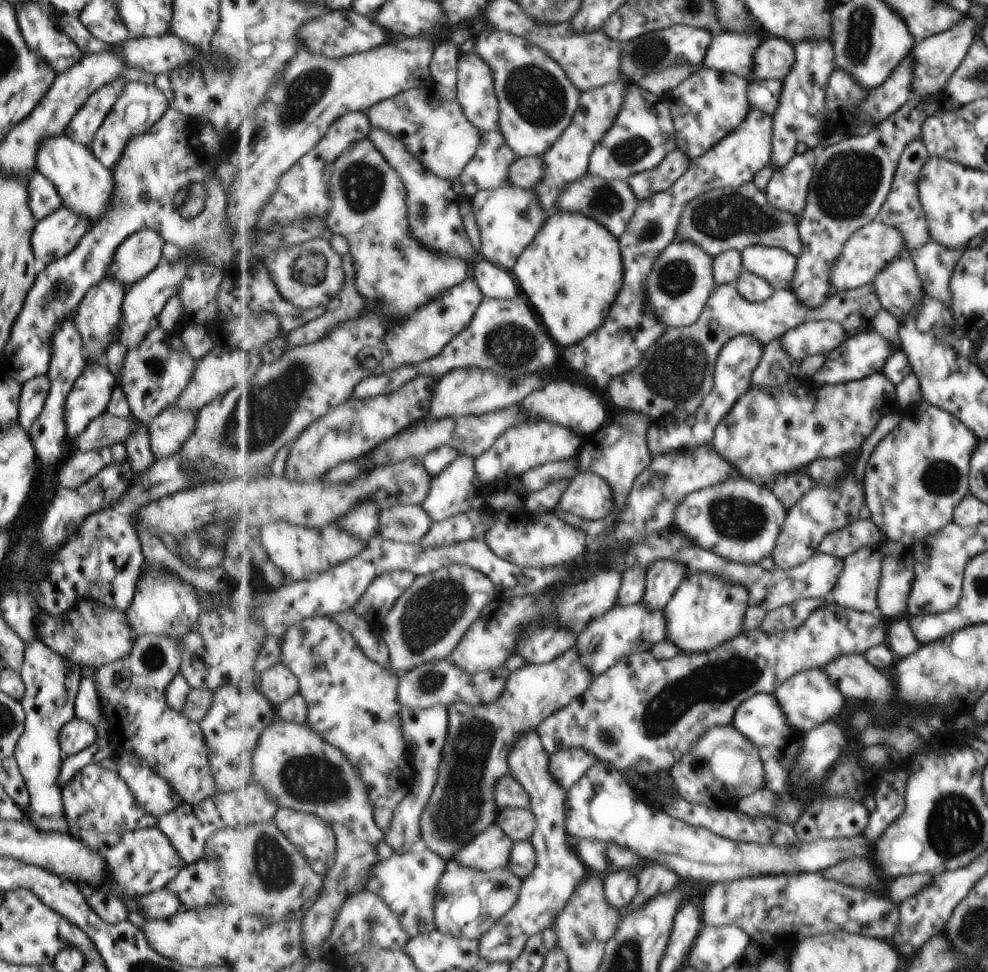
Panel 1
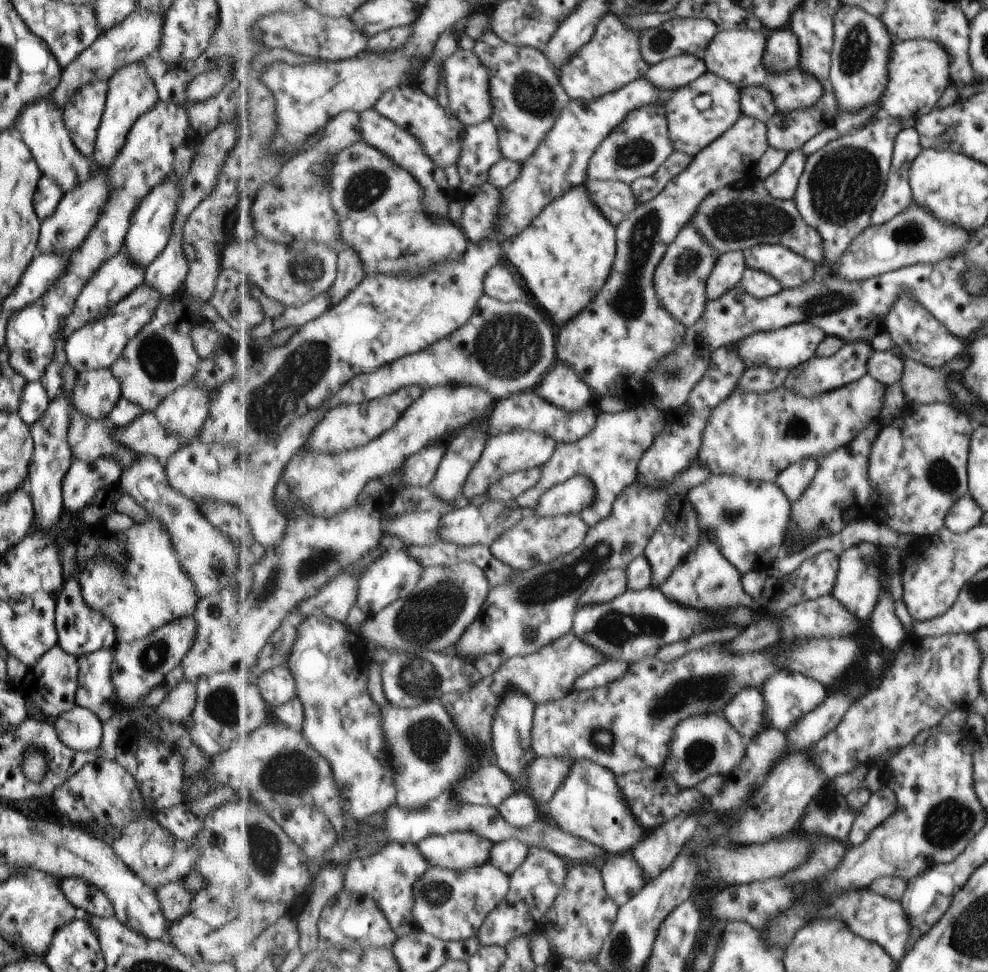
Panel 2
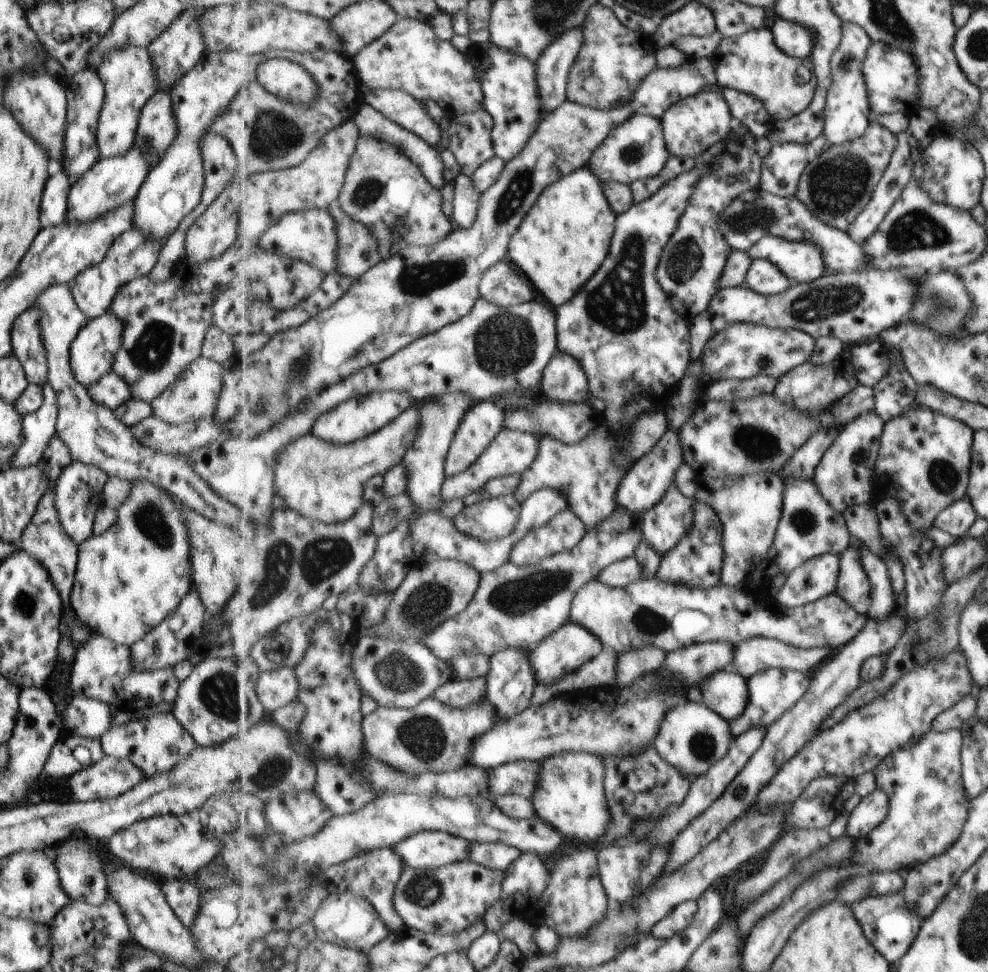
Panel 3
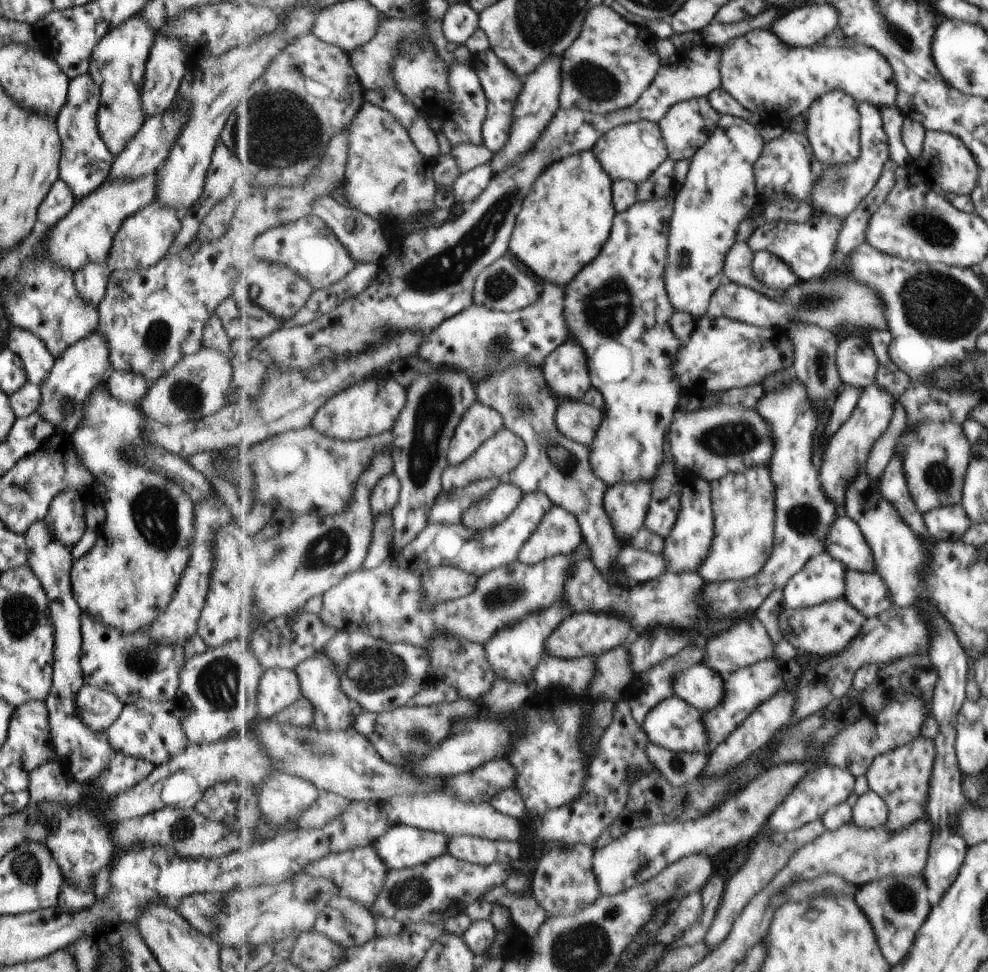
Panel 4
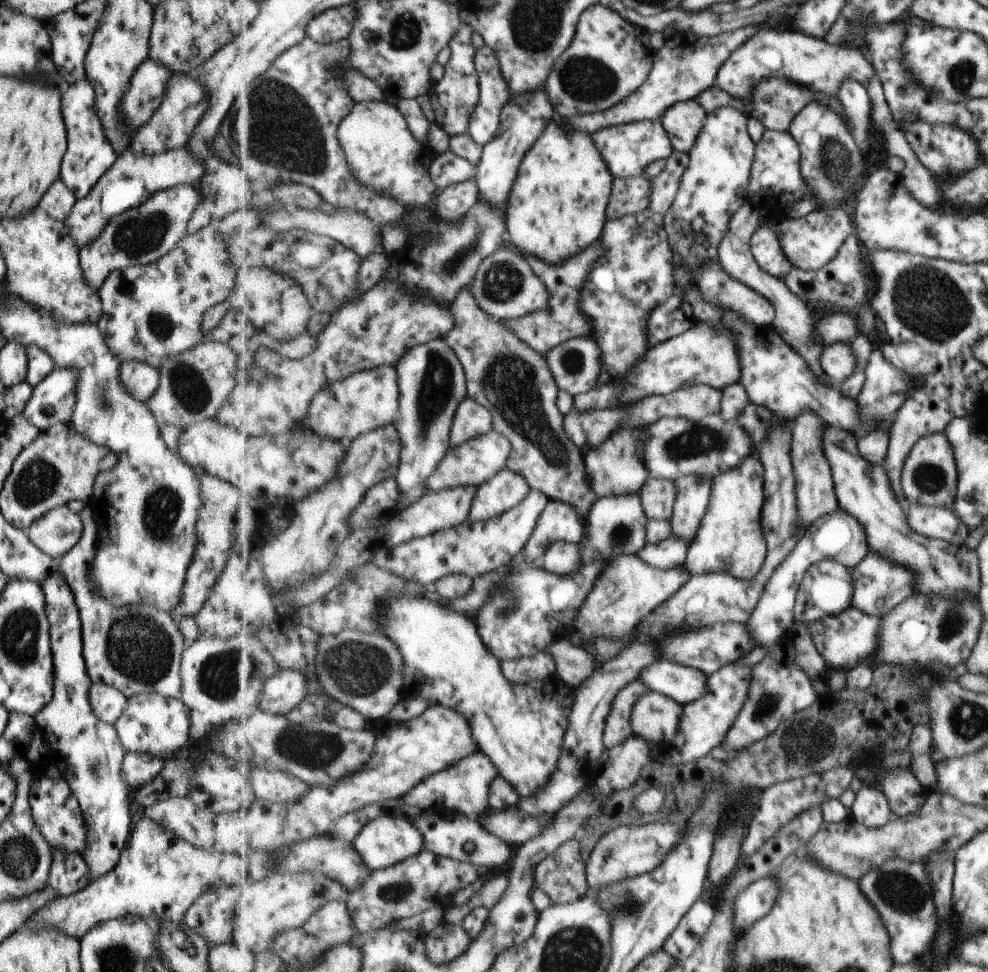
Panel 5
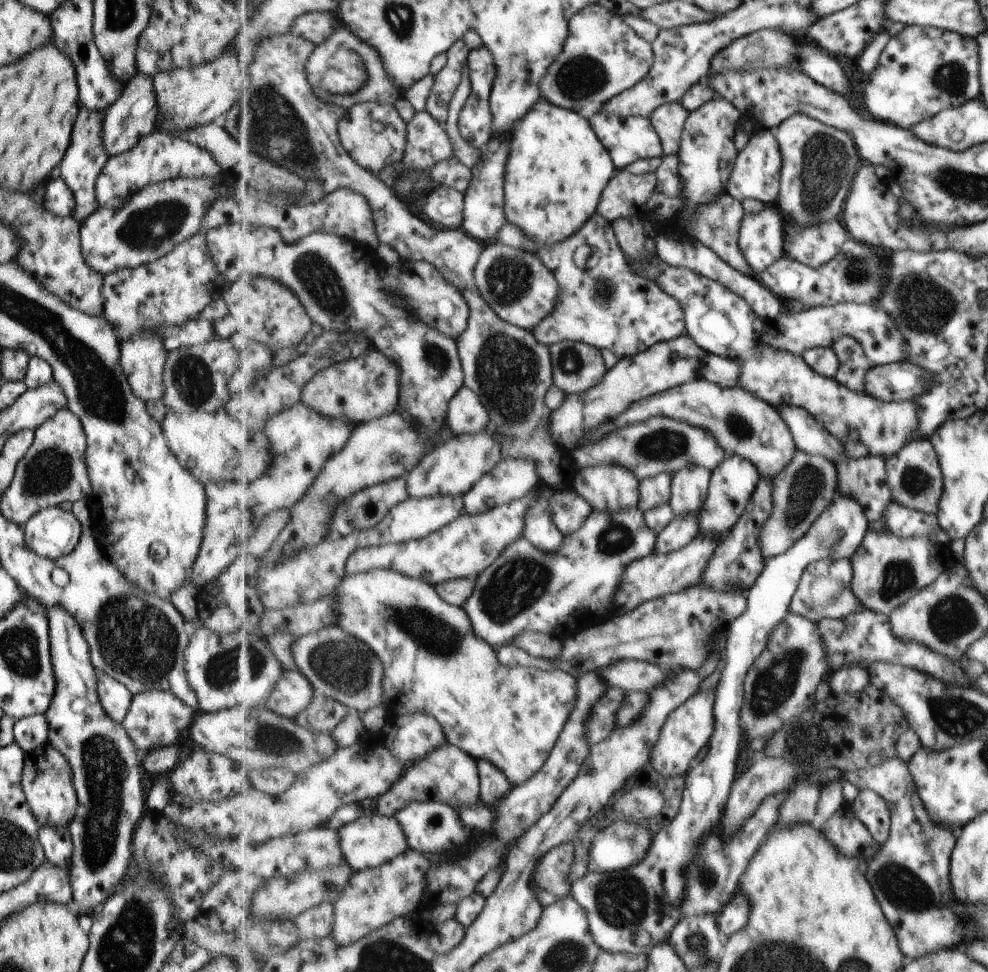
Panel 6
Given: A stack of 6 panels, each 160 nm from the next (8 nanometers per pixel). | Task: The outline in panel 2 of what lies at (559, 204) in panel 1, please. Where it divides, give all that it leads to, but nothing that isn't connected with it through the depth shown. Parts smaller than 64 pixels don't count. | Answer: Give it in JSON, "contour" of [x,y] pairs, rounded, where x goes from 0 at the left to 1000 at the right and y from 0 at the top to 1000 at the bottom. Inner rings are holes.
{"contour":[[[595,184],[591,191],[598,198],[598,206],[602,206],[623,235],[646,214],[646,204],[640,191],[633,187]]]}

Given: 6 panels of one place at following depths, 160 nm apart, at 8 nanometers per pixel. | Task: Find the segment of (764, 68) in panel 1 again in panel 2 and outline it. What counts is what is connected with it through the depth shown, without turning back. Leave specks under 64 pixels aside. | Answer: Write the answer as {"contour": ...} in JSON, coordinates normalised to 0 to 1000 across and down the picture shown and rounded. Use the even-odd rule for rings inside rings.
{"contour":[[[799,28],[782,31],[776,43],[772,64],[780,74],[793,74],[810,69],[812,46],[807,35]]]}

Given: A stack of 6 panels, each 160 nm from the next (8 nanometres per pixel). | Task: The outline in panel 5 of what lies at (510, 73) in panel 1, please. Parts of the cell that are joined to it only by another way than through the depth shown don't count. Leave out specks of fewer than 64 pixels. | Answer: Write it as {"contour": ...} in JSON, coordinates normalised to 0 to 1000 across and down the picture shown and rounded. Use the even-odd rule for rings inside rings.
{"contour":[[[490,46],[482,52],[486,101],[481,115],[477,117],[474,137],[483,148],[491,150],[504,140],[509,111],[518,101],[500,49]]]}

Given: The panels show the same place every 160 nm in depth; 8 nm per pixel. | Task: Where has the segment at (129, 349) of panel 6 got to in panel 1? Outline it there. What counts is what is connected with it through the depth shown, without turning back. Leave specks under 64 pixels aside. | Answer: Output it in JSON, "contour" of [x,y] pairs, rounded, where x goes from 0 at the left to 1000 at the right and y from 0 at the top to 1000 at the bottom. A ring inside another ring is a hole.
{"contour":[[[103,371],[87,373],[65,414],[65,437],[69,453],[76,451],[91,432],[106,422],[116,395],[117,391]]]}

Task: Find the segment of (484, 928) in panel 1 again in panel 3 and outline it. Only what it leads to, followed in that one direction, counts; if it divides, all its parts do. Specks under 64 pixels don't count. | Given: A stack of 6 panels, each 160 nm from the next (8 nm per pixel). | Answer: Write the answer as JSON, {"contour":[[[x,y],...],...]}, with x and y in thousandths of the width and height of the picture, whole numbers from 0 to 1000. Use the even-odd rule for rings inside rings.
{"contour":[[[477,885],[434,896],[410,892],[401,912],[399,931],[402,938],[408,943],[409,951],[416,956],[431,960],[448,960],[449,962],[467,961],[477,952],[490,947],[492,938],[508,924],[511,905],[512,896],[498,894]]]}

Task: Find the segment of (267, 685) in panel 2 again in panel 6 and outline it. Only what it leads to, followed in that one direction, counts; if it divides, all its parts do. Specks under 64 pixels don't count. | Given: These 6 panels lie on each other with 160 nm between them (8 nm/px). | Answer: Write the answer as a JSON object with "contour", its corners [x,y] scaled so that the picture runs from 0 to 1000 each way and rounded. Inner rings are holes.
{"contour":[[[298,687],[286,692],[268,726],[284,737],[299,740],[315,724],[320,713],[315,701],[303,687]]]}

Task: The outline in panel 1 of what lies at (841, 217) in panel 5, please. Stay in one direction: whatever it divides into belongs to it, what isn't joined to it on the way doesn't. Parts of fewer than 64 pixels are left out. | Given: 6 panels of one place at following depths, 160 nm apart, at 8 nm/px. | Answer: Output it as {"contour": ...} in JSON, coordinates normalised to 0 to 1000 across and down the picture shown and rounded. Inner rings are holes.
{"contour":[[[764,252],[751,259],[753,276],[778,288],[785,297],[801,297],[808,279],[808,264],[797,256]]]}

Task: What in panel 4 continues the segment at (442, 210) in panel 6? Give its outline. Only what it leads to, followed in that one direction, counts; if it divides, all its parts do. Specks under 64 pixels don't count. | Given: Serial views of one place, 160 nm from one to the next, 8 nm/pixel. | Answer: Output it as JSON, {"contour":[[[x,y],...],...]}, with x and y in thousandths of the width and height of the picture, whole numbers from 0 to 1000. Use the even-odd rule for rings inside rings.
{"contour":[[[491,168],[482,174],[469,178],[460,189],[457,195],[461,211],[473,214],[476,208],[483,206],[485,201],[496,190],[500,179],[500,171]]]}

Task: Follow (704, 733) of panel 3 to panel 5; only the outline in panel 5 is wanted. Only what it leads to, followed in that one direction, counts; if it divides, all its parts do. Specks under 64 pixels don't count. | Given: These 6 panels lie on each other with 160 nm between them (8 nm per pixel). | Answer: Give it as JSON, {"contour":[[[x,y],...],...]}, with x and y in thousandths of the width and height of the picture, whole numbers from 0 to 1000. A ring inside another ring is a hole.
{"contour":[[[653,712],[643,724],[639,747],[643,757],[667,767],[676,765],[687,755],[691,725],[667,712]]]}

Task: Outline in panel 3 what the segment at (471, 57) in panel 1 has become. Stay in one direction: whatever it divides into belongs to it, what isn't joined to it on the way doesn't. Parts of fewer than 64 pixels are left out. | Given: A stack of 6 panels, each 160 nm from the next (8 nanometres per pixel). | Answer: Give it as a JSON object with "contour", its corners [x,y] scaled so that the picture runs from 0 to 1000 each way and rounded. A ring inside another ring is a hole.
{"contour":[[[405,19],[390,35],[357,60],[370,93],[408,92],[425,104],[438,103],[459,119],[490,111],[490,93],[483,71],[472,55],[446,41],[435,22]]]}

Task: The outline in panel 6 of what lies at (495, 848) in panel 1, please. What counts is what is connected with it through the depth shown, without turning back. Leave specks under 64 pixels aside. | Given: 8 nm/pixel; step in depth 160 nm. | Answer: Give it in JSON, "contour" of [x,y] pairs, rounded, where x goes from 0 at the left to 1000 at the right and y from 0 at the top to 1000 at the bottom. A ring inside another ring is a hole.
{"contour":[[[392,838],[368,840],[350,848],[342,855],[352,889],[360,896],[380,893],[411,878],[415,868],[407,848]]]}

